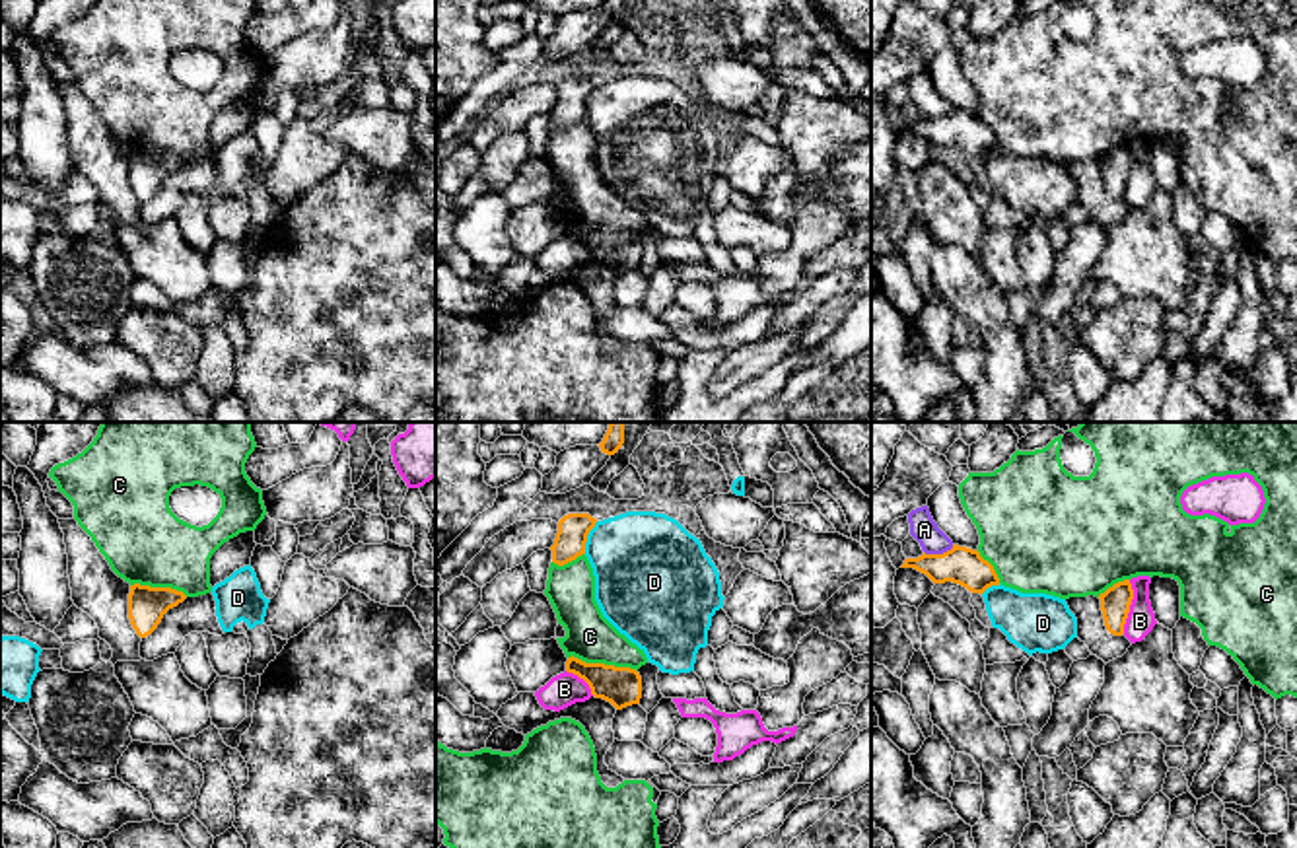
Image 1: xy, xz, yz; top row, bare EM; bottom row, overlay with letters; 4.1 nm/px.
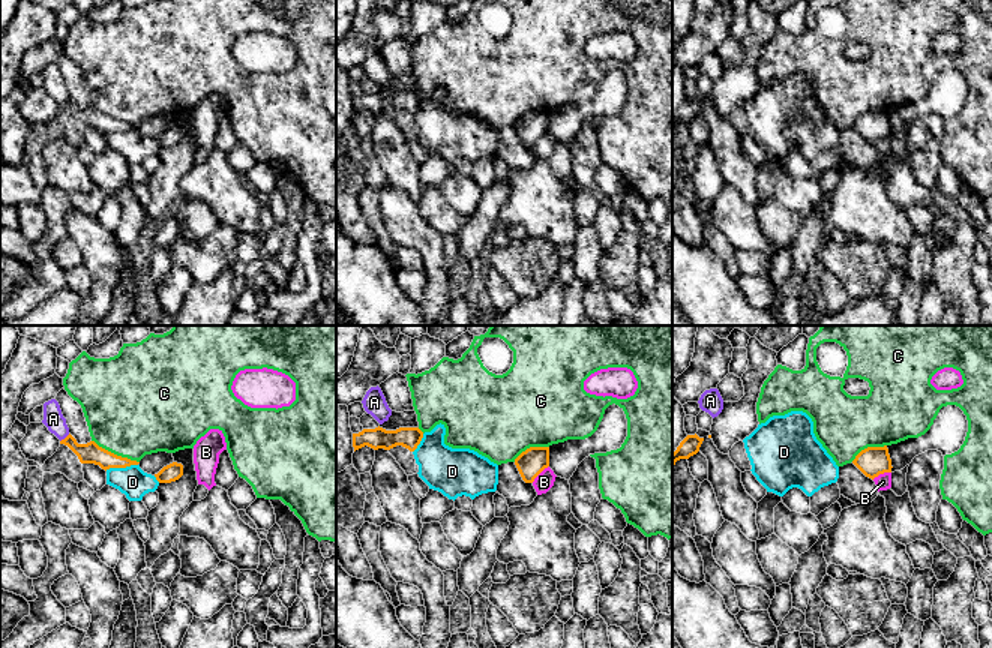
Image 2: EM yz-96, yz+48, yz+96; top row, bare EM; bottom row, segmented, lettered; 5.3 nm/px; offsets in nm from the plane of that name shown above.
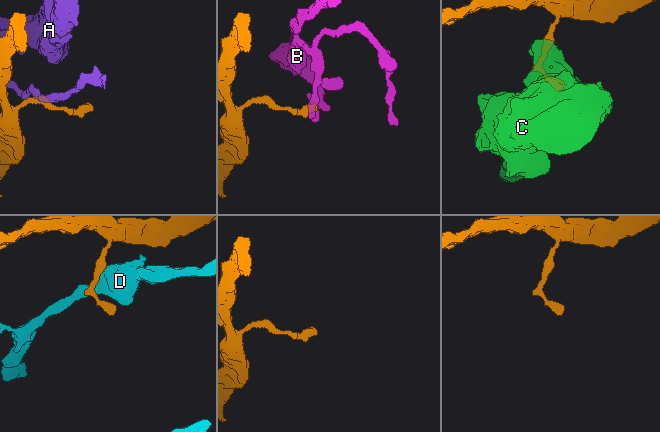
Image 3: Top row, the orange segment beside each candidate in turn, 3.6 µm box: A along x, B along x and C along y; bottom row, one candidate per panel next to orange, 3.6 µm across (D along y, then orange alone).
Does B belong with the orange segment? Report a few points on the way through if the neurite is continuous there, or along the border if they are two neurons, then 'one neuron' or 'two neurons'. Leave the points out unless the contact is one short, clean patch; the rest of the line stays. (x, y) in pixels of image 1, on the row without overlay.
border yz (1130, 144), (1132, 168), (1122, 197); two neurons

